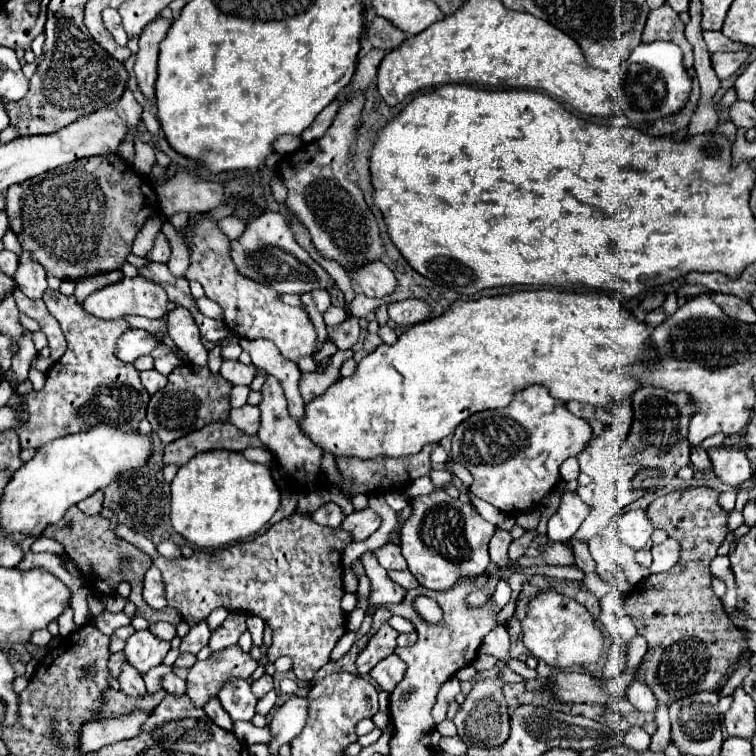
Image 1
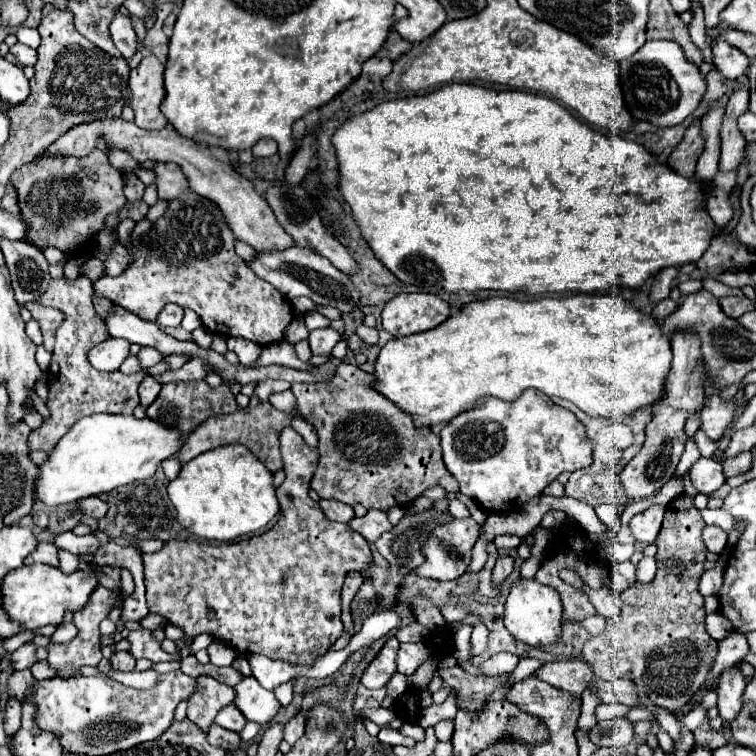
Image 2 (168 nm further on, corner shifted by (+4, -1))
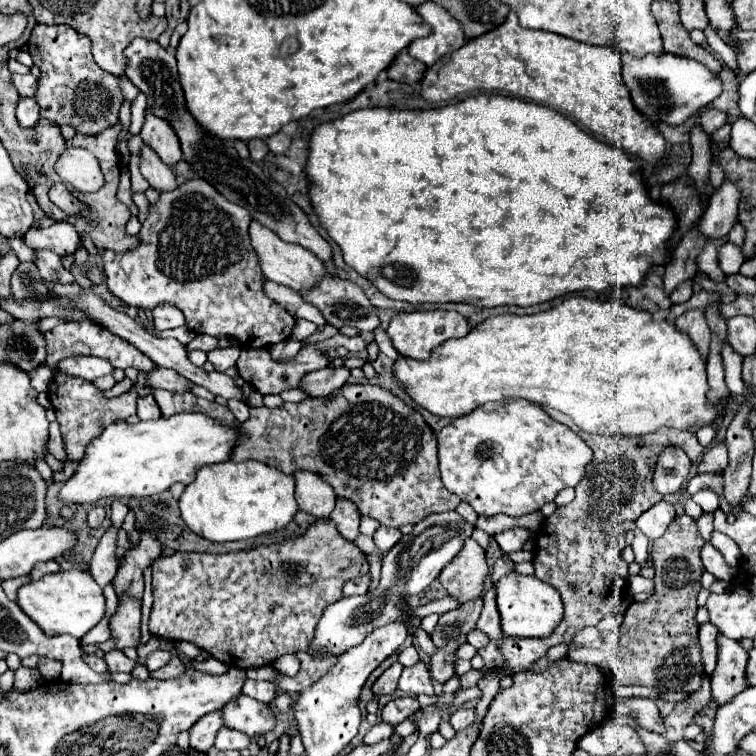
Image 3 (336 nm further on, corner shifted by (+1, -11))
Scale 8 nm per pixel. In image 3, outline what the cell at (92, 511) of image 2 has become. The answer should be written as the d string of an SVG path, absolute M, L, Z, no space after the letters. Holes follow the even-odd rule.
M93 506L89 510L89 526L91 528L101 528L103 520L105 520L105 510L101 506Z

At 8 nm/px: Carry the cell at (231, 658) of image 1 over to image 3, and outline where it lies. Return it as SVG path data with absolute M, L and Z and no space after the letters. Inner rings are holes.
M211 712L207 716L203 716L203 720L197 720L193 724L193 728L189 730L191 736L191 746L199 752L207 752L213 742L215 742L215 734L217 730L223 726L223 712Z

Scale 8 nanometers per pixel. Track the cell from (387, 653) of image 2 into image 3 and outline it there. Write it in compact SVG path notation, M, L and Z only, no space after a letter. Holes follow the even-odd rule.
M393 662L373 684L373 694L375 696L383 696L383 694L393 694L397 690L397 680L401 676L403 666L399 662Z

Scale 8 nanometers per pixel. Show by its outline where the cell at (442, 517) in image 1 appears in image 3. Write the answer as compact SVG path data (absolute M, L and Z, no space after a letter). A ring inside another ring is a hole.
M467 538L459 556L455 556L455 560L443 568L437 580L451 596L467 602L481 596L487 570L485 550L473 538Z

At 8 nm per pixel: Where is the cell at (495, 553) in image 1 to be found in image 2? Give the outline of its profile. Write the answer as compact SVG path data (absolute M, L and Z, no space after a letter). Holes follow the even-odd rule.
M500 534L494 538L494 544L498 548L518 548L518 544L522 542L520 536L514 536L514 534Z

